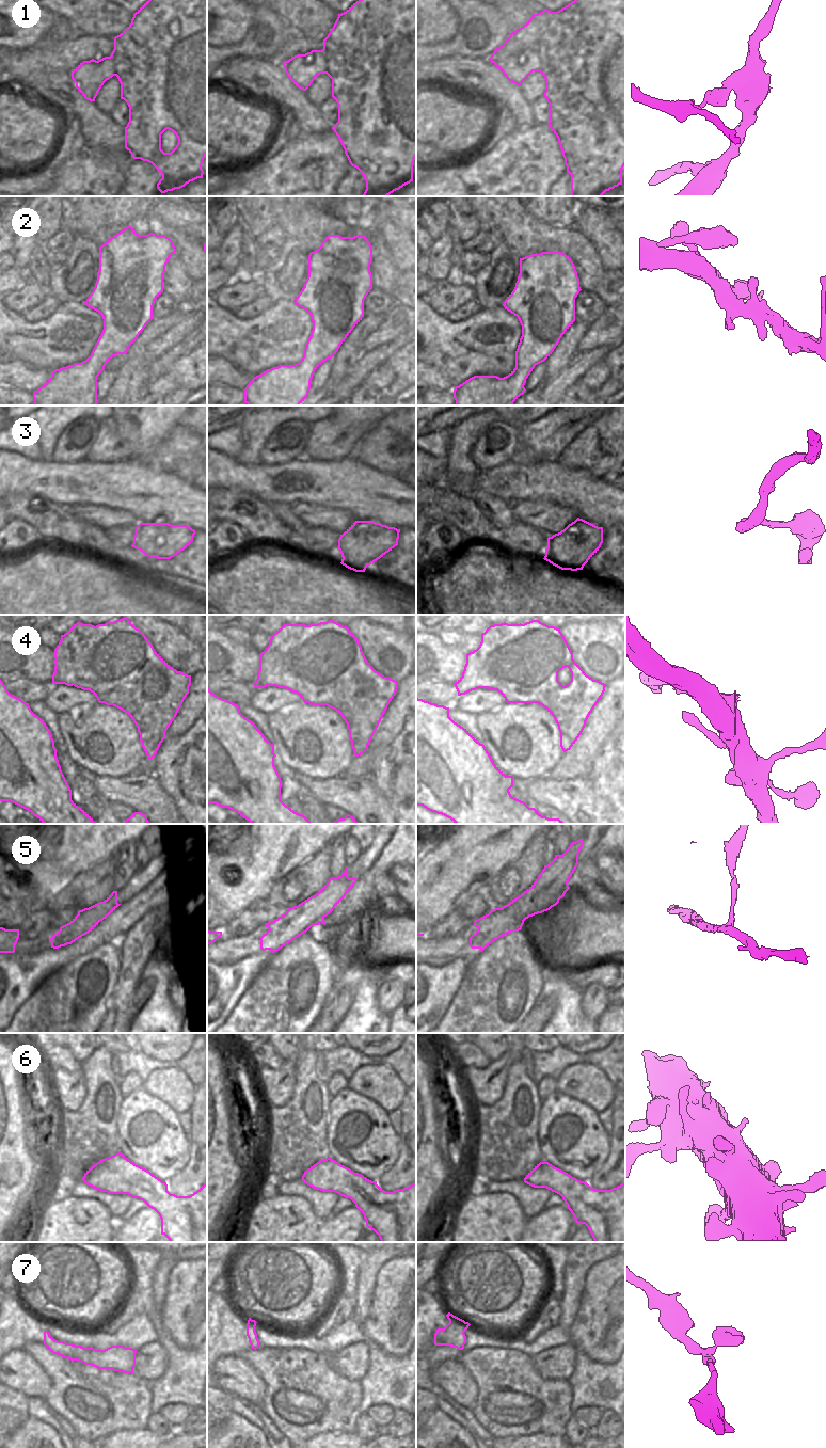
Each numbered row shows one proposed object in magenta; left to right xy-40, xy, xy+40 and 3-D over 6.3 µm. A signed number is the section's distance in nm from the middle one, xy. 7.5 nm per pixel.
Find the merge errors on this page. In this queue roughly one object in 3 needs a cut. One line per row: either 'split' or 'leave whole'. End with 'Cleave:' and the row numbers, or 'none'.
1: split
2: leave whole
3: split
4: split
5: split
6: leave whole
7: leave whole
Cleave: 1, 3, 4, 5

